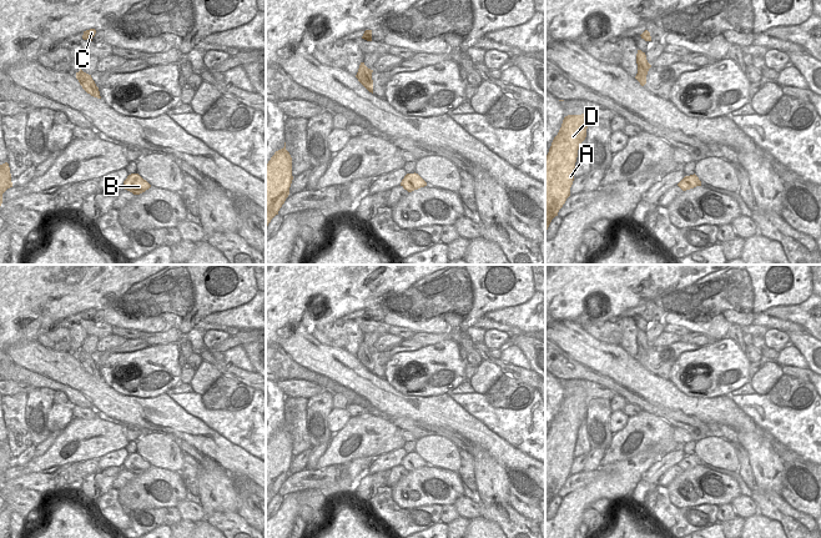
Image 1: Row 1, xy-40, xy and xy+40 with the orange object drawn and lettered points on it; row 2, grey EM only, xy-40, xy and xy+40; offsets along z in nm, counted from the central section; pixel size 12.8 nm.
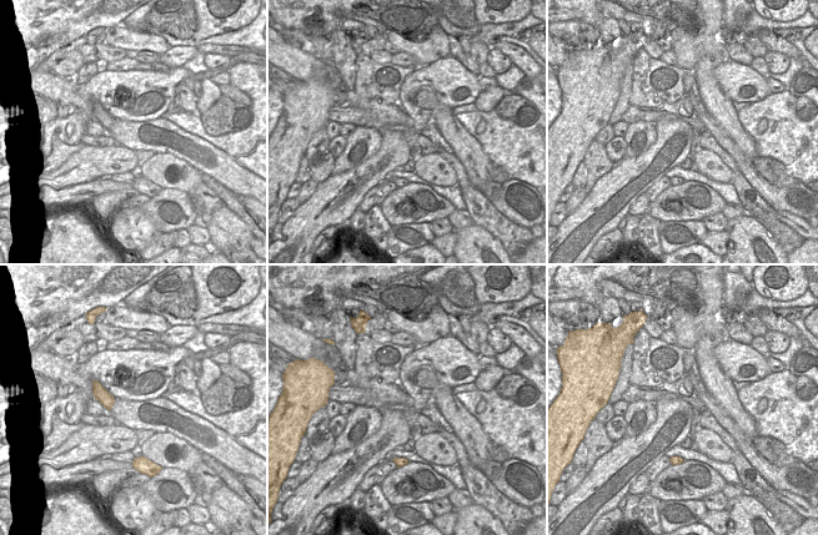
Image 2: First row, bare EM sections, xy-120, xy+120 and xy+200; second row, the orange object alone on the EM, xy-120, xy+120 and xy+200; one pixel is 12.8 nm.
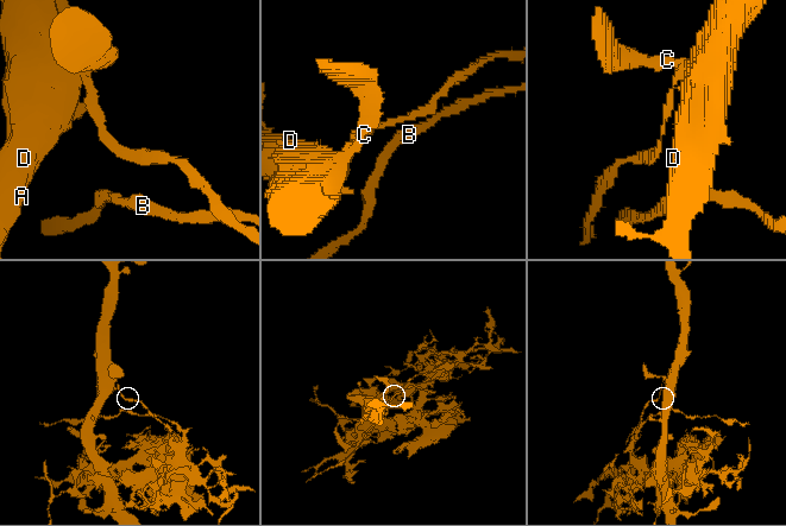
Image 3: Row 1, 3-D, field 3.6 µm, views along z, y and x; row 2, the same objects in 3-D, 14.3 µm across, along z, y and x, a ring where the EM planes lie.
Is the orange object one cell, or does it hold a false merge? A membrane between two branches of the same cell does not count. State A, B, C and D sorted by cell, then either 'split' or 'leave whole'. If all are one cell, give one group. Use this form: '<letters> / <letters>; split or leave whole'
A C D / B; split

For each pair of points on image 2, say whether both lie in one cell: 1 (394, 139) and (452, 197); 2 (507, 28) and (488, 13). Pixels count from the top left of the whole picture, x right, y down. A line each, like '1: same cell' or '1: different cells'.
1: different cells
2: different cells

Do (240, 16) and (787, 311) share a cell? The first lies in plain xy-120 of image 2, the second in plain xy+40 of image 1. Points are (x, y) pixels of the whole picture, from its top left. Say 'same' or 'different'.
different

